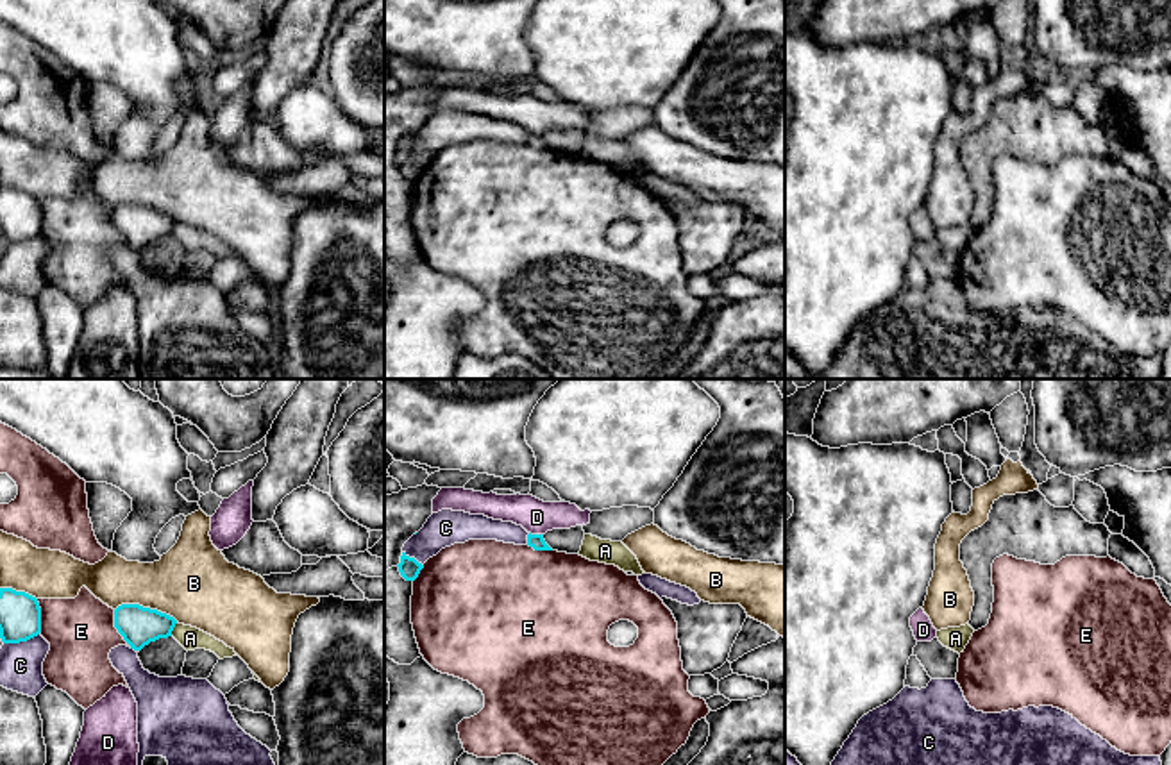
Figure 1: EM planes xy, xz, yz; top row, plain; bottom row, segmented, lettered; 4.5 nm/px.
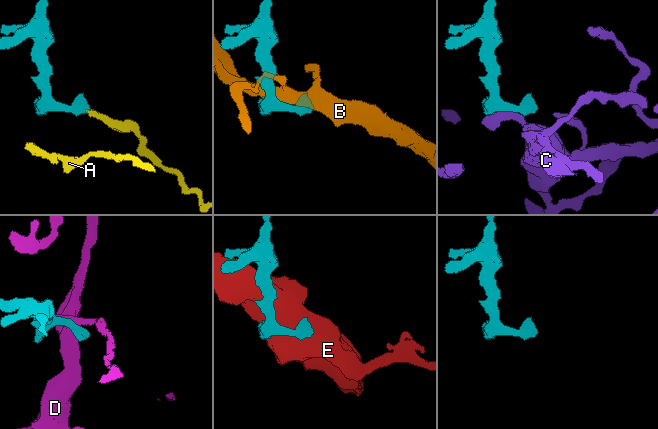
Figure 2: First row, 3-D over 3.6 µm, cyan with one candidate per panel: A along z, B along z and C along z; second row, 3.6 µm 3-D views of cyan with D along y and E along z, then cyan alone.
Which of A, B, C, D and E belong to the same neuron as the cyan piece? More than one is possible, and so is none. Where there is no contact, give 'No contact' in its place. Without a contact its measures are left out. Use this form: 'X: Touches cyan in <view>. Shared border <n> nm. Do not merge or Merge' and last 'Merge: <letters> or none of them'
A: Touches cyan in xy. Shared border 70 nm. Do not merge
B: Touches cyan in xy. Shared border 300 nm. Do not merge
C: Touches cyan in xy. Shared border 170 nm. Do not merge
D: Touches cyan in xz. Shared border 70 nm. Do not merge
E: Touches cyan in xy. Shared border 190 nm. Do not merge
Merge: none of them

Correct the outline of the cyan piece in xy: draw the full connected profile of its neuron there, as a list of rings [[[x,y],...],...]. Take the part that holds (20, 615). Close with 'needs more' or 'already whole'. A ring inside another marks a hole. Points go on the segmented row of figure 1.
[[[0,588],[0,638],[4,643],[27,642],[41,633],[41,608],[36,597]]] | already whole

